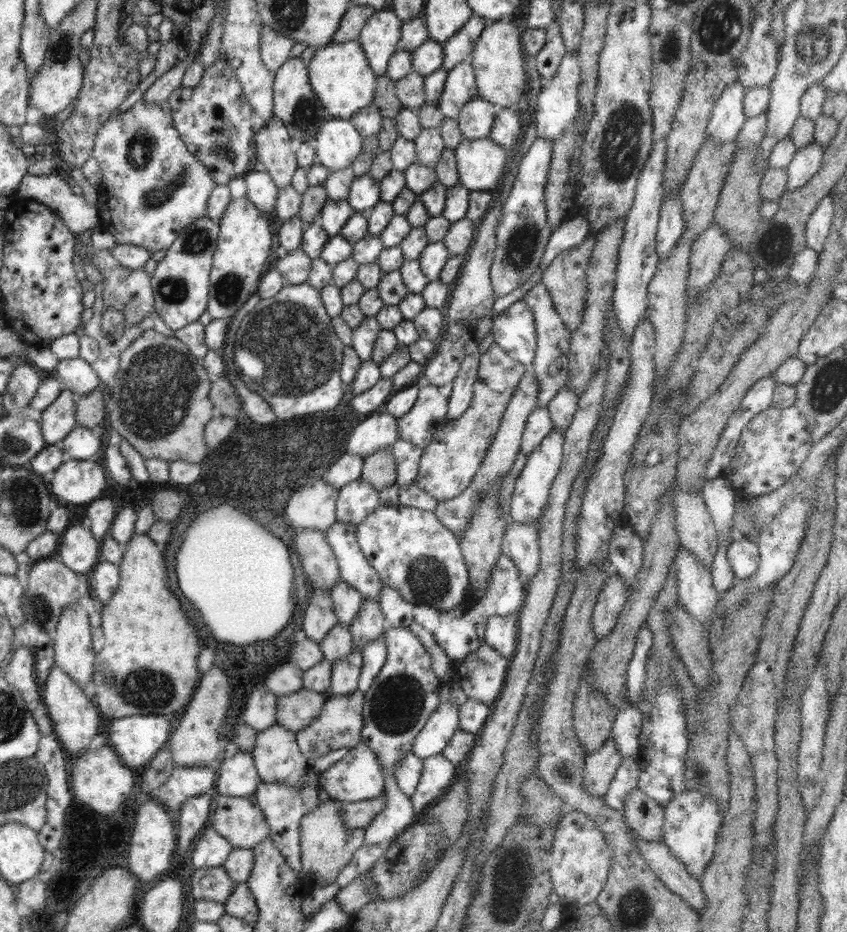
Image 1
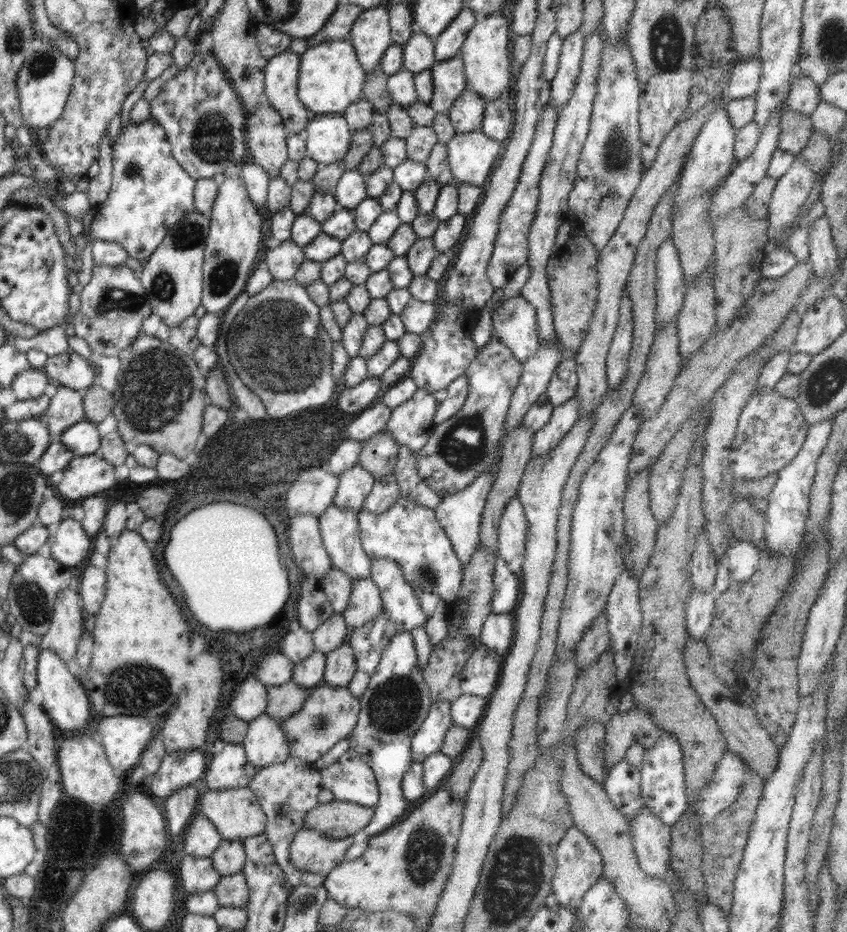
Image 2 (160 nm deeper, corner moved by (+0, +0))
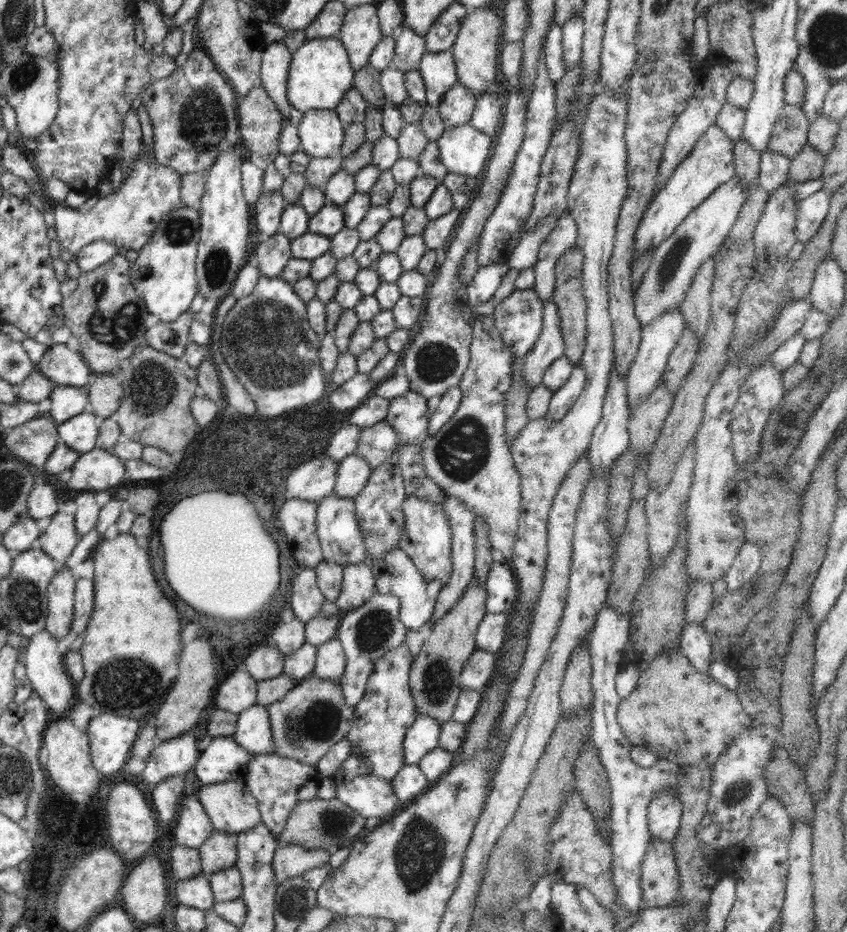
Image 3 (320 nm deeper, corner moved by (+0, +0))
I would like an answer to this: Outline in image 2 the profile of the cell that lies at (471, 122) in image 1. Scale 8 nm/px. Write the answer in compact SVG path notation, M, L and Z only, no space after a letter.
M466 88L452 103L448 111L456 133L477 131L481 128L485 101L471 88Z

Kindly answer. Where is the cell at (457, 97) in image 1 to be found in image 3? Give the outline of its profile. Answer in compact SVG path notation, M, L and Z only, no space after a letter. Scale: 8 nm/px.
M451 49L442 52L428 52L422 55L421 63L416 67L424 80L426 87L427 104L431 107L437 107L443 99L445 92L452 88L454 84L458 83L457 70L453 52Z

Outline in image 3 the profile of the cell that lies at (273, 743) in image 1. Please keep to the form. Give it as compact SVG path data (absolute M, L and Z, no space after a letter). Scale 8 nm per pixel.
M250 706L248 710L238 713L236 733L232 737L252 756L274 754L272 725L267 708Z

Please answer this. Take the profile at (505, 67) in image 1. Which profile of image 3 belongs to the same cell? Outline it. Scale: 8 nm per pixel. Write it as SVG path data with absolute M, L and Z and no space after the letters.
M490 6L471 9L462 20L456 40L451 46L455 60L457 77L466 88L475 92L492 91L498 70L498 49L504 44L503 21Z

